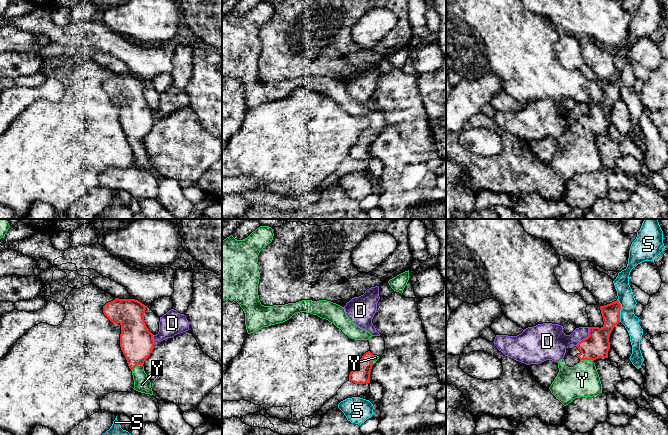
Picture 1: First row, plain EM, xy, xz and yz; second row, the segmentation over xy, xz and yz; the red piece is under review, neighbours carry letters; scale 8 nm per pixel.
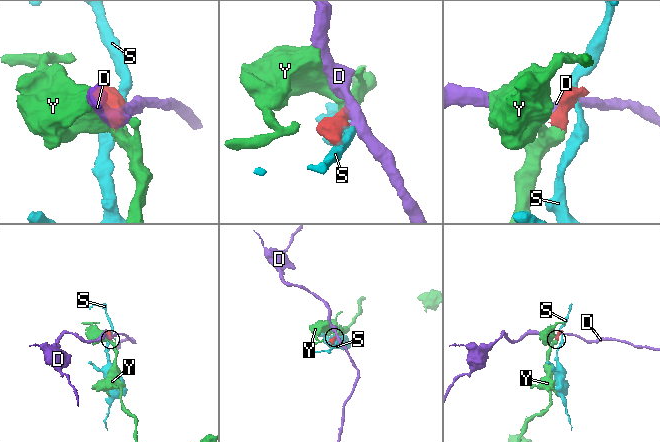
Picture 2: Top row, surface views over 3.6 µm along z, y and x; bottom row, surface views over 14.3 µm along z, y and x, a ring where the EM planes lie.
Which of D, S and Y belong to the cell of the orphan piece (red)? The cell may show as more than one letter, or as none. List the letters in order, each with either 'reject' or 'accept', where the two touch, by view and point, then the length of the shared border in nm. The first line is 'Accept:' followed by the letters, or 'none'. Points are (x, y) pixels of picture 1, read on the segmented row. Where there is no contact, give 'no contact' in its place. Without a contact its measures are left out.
Accept: Y
D: reject; contact yz (585, 338); length 190 nm
S: reject; contact yz (620, 309); length 190 nm
Y: accept; contact yz (586, 359); length 100 nm

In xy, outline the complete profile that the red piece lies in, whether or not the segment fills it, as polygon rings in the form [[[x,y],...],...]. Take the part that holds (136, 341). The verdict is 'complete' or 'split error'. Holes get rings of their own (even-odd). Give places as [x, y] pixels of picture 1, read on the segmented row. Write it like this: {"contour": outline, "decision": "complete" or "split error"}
{"contour": [[[119,299],[103,306],[104,315],[121,325],[120,347],[132,371],[134,390],[153,395],[151,382],[144,371],[144,362],[154,348],[153,334],[144,320],[147,306],[135,299]]], "decision": "split error"}

